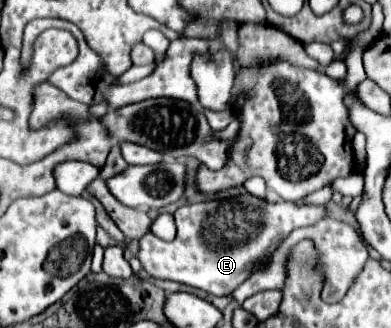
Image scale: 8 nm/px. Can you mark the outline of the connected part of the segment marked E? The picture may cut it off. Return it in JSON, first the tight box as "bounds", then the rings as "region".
{"bounds":[138,194,326,296],"region":[[[250,194],[230,198],[230,200],[208,200],[208,202],[198,202],[198,204],[188,204],[176,210],[176,228],[178,234],[172,242],[162,242],[156,238],[152,232],[148,232],[144,238],[140,238],[140,252],[138,258],[144,266],[144,270],[154,276],[154,278],[164,278],[164,280],[174,280],[182,282],[194,288],[200,288],[208,294],[214,296],[228,296],[232,290],[248,278],[248,274],[266,262],[266,258],[272,254],[272,250],[294,230],[300,226],[312,226],[318,220],[326,216],[326,210],[322,206],[298,206],[294,202],[266,202],[258,200]]]}

